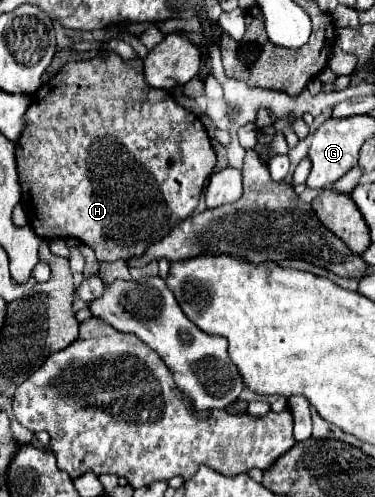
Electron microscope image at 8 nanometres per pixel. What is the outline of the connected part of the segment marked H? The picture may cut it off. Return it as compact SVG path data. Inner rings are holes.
M107 52L107 54L91 58L91 60L77 60L77 62L65 64L57 76L53 76L47 84L43 84L33 94L31 106L25 112L25 118L27 118L27 126L17 140L17 170L19 170L21 186L23 186L21 204L25 208L29 226L41 238L79 238L81 242L85 242L87 246L93 248L97 260L113 262L113 260L129 260L131 256L137 258L151 244L165 238L175 224L183 222L197 208L205 180L207 180L209 172L215 168L215 152L213 152L211 140L209 140L201 120L193 112L179 106L165 90L151 88L145 82L141 58L137 58L133 62L123 62L121 56L117 56L115 52Z

